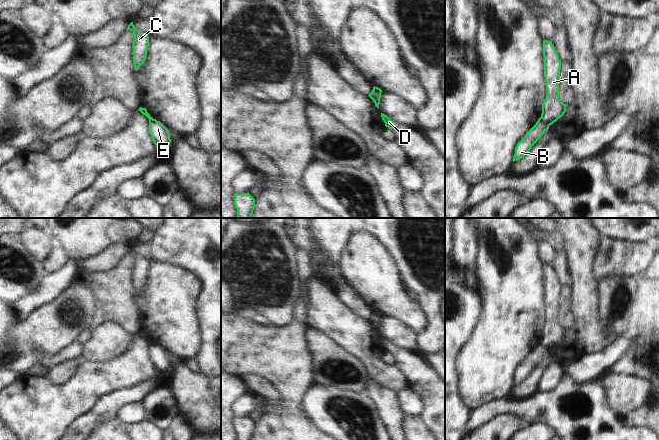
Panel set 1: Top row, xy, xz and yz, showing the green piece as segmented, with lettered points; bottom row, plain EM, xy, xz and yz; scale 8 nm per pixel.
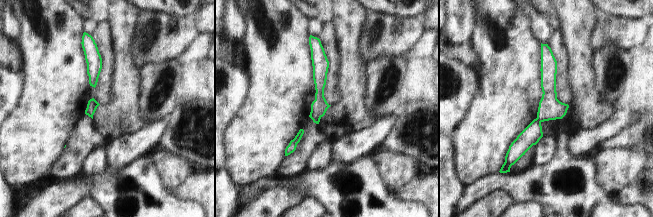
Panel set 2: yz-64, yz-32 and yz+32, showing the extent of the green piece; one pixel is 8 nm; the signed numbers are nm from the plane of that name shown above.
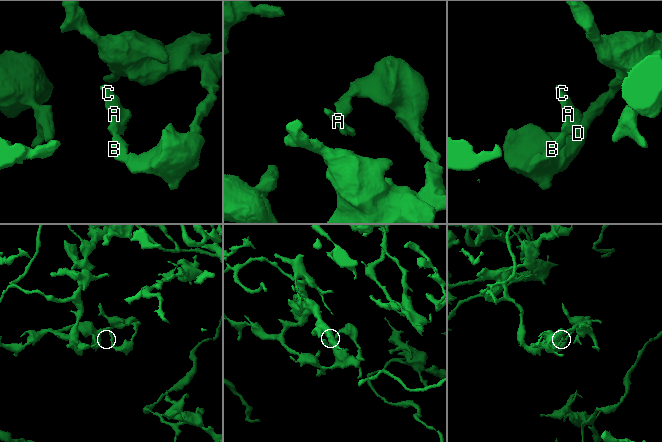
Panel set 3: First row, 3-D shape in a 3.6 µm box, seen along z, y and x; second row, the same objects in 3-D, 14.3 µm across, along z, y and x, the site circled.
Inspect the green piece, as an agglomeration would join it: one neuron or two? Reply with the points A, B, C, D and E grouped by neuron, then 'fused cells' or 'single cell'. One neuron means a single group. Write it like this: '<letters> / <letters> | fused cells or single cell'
A C D / B E | fused cells

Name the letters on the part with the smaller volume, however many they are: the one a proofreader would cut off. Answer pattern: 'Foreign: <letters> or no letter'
Foreign: A, C, D

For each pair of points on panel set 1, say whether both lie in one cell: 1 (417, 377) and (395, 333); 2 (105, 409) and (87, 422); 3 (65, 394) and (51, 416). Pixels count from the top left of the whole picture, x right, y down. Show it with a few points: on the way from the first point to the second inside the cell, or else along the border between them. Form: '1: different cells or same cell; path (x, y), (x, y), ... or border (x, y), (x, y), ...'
1: different cells; border (395, 346), (419, 353)
2: same cell; path (101, 410), (91, 418)
3: same cell; path (64, 399), (52, 411)

